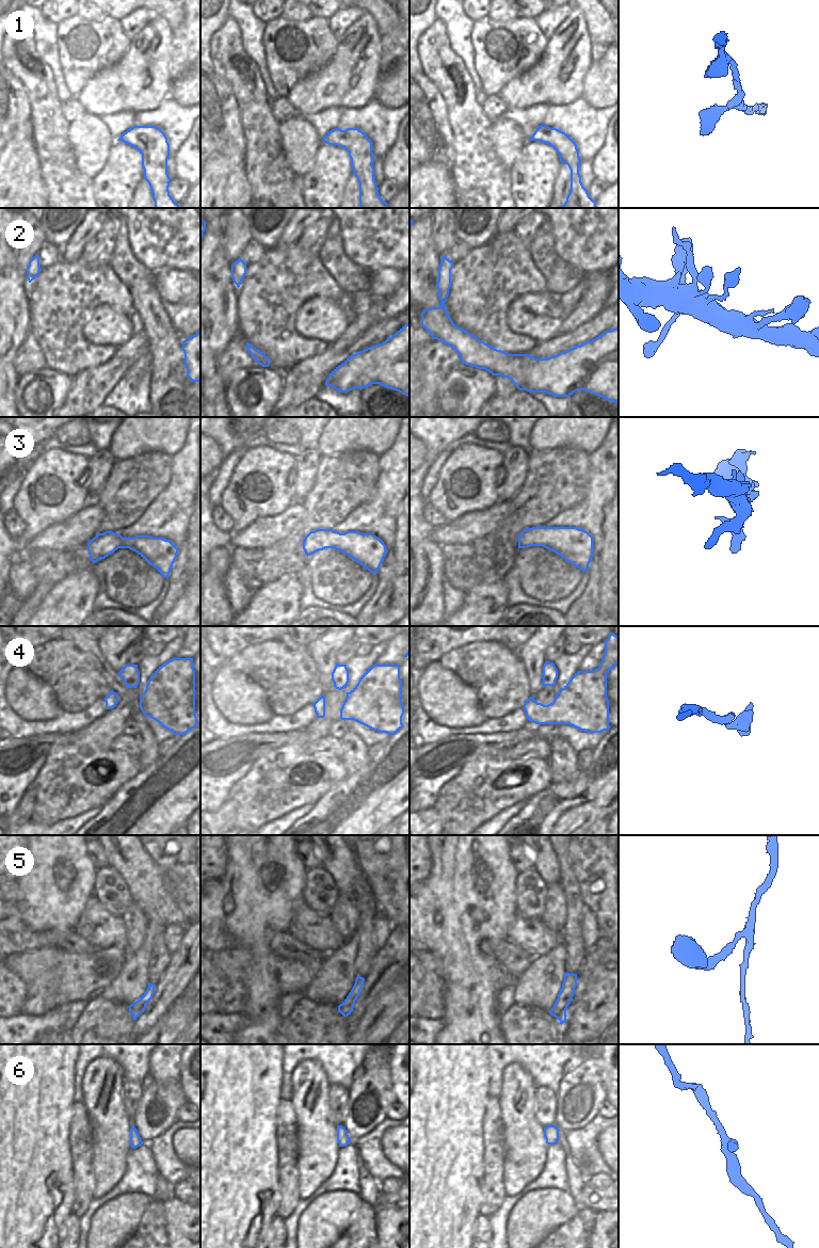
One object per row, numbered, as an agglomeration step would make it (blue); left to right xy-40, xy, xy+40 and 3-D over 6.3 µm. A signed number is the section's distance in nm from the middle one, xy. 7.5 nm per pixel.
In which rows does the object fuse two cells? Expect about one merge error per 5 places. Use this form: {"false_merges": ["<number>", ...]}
{"false_merges": []}

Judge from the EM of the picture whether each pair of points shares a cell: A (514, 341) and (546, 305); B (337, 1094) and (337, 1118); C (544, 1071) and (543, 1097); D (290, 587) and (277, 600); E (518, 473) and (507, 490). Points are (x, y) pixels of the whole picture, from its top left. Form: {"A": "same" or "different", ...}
{"A": "different", "B": "same", "C": "different", "D": "same", "E": "same"}

